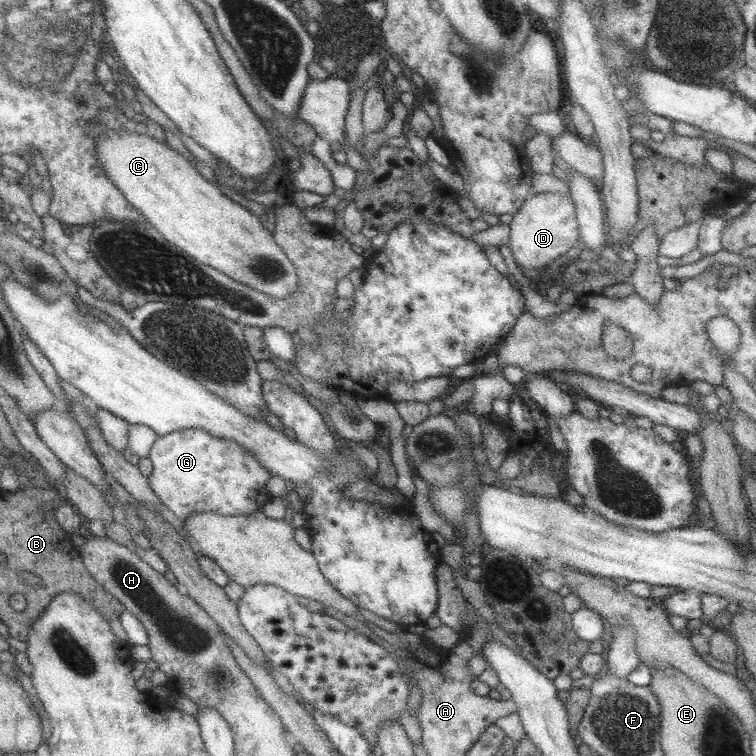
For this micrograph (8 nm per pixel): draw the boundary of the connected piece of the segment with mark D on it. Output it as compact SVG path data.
M543 192L527 197L512 215L508 248L515 264L528 276L545 269L564 252L580 245L572 200L563 193Z

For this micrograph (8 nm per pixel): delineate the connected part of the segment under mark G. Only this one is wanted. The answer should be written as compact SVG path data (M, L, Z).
M185 429L158 436L148 452L151 461L151 474L147 483L151 491L159 497L162 506L171 512L177 520L185 520L193 512L215 512L221 516L239 516L260 511L263 504L271 502L273 496L265 490L265 482L271 478L271 473L259 465L255 456L235 442L220 440L199 429Z

